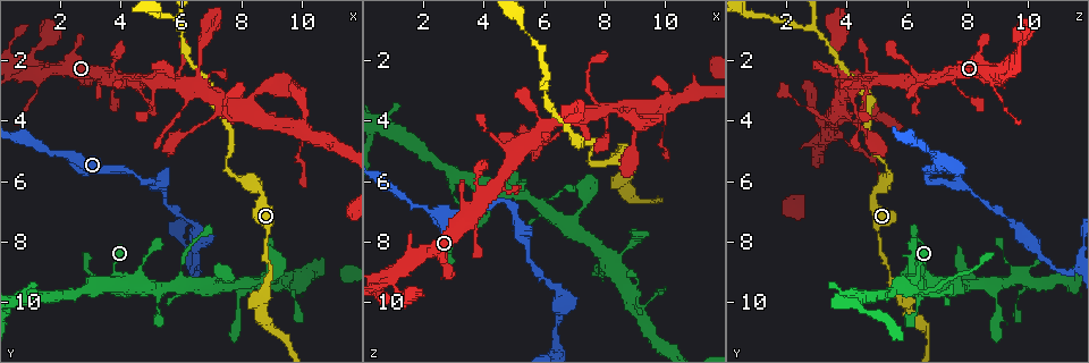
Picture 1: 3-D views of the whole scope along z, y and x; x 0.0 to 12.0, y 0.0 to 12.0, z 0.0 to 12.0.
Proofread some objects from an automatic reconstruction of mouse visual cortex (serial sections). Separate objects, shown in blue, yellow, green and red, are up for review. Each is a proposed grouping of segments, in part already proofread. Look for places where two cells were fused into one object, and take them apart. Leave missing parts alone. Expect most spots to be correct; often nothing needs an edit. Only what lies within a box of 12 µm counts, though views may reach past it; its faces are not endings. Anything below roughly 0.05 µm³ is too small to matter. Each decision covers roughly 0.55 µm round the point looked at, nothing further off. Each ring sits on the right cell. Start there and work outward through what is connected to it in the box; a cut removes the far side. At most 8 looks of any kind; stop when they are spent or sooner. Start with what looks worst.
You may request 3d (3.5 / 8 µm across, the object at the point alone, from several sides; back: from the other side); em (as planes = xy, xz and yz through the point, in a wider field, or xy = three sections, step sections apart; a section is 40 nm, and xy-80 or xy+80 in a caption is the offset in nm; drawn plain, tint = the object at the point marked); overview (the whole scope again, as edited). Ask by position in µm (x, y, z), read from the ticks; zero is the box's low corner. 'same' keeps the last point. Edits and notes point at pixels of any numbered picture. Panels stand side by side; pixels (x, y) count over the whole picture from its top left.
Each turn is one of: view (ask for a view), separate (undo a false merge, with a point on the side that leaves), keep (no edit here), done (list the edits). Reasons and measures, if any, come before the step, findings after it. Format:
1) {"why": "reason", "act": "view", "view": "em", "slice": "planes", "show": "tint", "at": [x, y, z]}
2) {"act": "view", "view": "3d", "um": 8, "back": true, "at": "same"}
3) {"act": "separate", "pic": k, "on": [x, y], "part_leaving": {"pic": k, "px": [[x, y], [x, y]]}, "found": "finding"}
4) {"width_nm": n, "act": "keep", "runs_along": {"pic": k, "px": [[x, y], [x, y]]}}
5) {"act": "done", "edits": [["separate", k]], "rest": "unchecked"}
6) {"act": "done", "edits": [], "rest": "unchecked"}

{"why": "sharp bend", "act": "view", "view": "3d", "um": 3.5, "at": [2.8, 9.6, 5.6]}

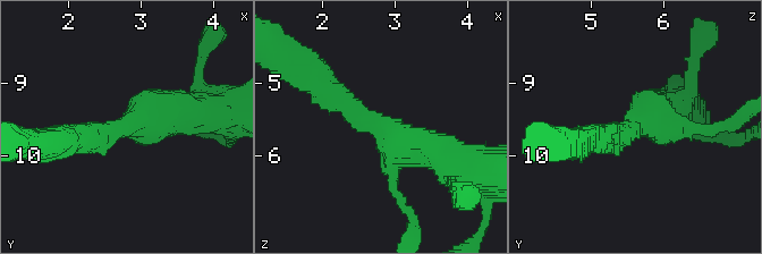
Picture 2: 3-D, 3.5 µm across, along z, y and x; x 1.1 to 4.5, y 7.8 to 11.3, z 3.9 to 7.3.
{"arms": 3, "arm_widths_nm": [150, 300, 350], "why": "now the EM", "act": "view", "view": "em", "slice": "planes", "show": "tint", "at": [2.85, 9.60, 5.70]}

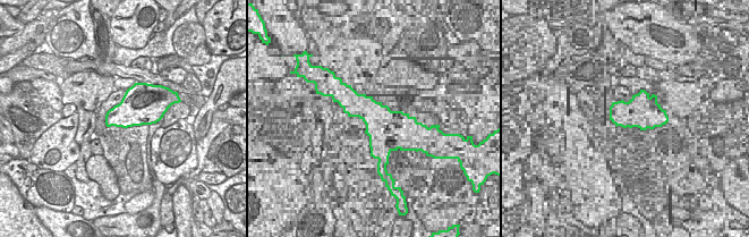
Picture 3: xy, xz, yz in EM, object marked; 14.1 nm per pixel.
{"width_nm": 480, "act": "keep", "runs_along": {"pic": 2, "px": [[458, 175], [339, 99]]}, "found": "one cell here"}

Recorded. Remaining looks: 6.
{"why": "sharp bend", "act": "view", "view": "em", "slice": "xy", "step": 1, "show": "tint", "at": [7.6, 5.7, 5.4]}

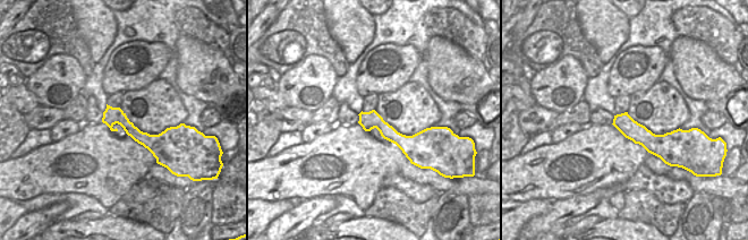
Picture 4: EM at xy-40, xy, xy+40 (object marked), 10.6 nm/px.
{"act": "view", "view": "3d", "um": 3.5, "at": "same"}

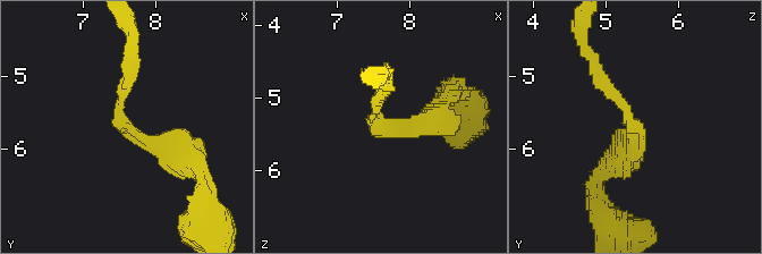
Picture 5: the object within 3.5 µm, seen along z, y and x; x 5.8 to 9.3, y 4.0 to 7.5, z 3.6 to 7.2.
{"width_nm": 190, "act": "keep", "runs_along": {"pic": 5, "px": [[186, 164], [120, 119], [130, 70]]}, "found": "continuous, no second cell"}

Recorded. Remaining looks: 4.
{"why": "arms part here", "act": "view", "view": "3d", "um": 8, "at": [6.1, 0.9, 2.9]}

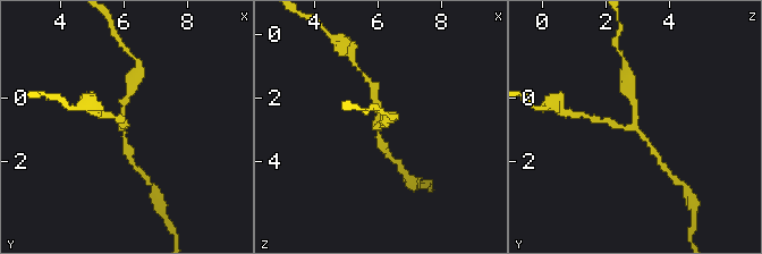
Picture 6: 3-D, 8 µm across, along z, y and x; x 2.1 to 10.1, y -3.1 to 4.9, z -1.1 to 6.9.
{"why": "zoom in", "act": "view", "view": "3d", "um": 3.5, "at": [6.0, 0.9, 2.9]}

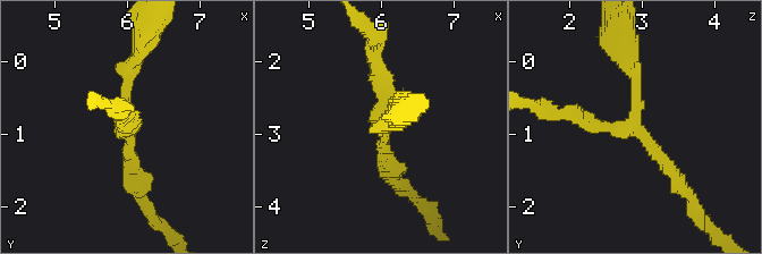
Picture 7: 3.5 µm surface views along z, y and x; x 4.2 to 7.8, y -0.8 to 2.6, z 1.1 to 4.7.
{"arms": 3, "arm_widths_nm": [200, 200, 200], "act": "view", "view": "em", "slice": "xy", "step": 3, "show": "tint", "at": "same"}

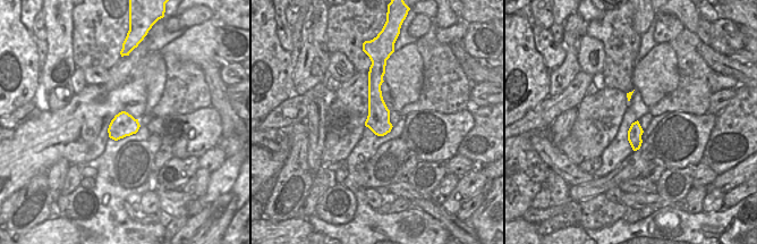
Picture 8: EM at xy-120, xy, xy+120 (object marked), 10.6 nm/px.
{"width_nm": 240, "act": "keep", "runs_along": {"pic": 7, "px": [[684, 188], [635, 126], [565, 116]]}, "found": "continuous, no second cell"}

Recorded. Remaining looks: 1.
{"act": "done", "edits": [], "rest": "unchecked"}

